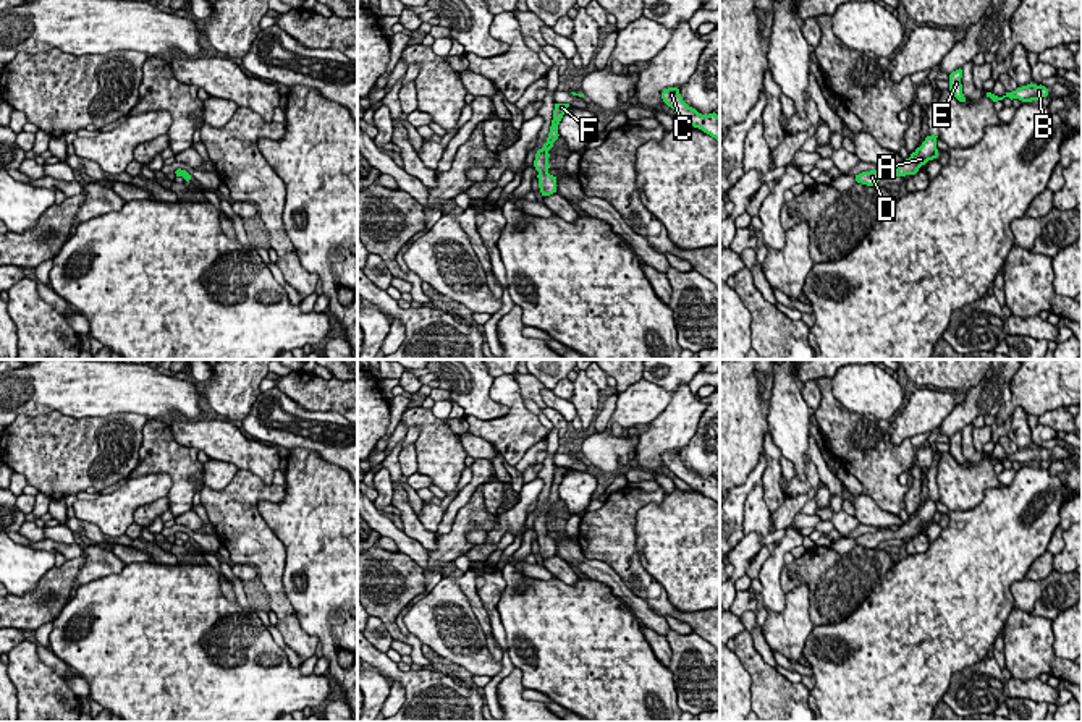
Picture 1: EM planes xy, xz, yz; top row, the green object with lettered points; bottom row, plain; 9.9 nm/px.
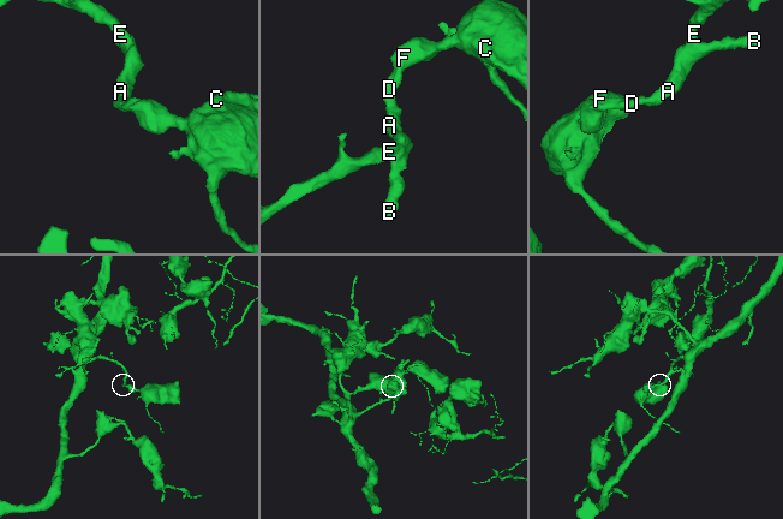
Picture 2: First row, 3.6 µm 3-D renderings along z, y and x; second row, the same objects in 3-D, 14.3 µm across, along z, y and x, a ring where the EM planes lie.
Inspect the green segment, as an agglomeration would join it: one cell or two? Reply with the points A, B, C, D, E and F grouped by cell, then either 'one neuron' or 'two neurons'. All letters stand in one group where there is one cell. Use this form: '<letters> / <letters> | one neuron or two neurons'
A B C D E F | one neuron

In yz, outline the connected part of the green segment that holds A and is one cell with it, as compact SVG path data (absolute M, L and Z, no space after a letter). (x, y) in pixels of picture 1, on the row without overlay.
M935 497L927 499L922 508L917 510L898 531L891 531L888 528L870 534L862 534L856 537L856 544L867 549L877 549L877 546L883 541L915 537L922 528L938 520L936 500L938 499Z

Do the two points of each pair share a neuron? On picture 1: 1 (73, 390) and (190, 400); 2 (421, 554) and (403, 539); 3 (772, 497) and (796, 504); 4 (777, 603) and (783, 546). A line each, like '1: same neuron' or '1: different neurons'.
1: same neuron
2: same neuron
3: different neurons
4: same neuron

